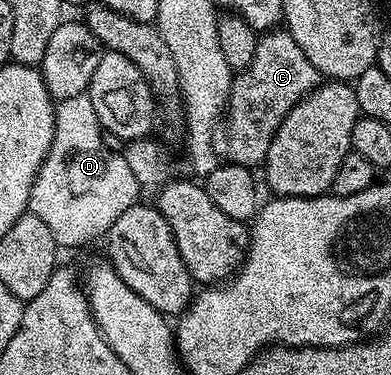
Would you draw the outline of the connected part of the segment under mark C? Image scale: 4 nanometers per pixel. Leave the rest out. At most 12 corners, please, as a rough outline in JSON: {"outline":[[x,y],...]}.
{"outline":[[285,29],[233,80],[224,158],[264,164],[323,76]]}

